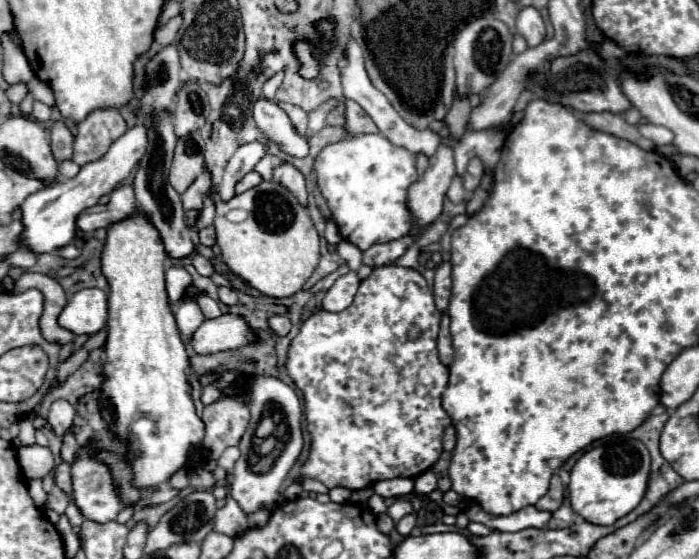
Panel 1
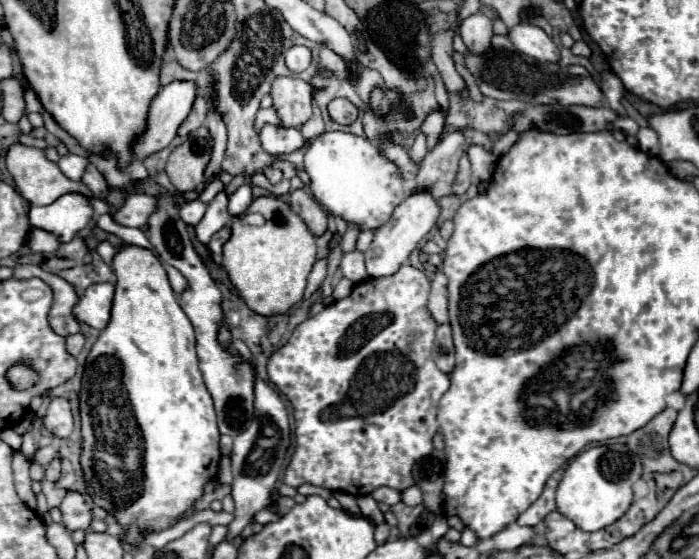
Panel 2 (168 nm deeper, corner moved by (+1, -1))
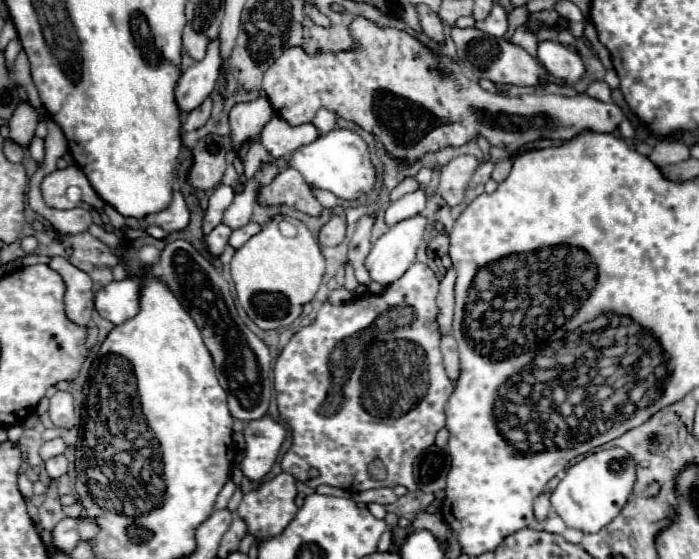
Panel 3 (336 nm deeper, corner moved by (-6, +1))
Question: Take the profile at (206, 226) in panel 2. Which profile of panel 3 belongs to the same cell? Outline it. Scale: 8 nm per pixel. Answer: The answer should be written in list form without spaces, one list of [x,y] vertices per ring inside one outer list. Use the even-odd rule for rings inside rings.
[[[219,223],[219,225],[205,237],[205,243],[207,243],[209,251],[211,251],[213,255],[221,255],[223,249],[225,249],[225,245],[227,245],[229,235],[231,235],[231,229],[229,229],[225,223]]]

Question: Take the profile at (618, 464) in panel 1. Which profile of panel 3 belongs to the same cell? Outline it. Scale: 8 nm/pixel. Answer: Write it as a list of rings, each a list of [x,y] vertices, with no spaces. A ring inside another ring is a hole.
[[[601,449],[583,457],[579,463],[567,469],[567,475],[551,493],[551,505],[569,527],[579,529],[583,533],[597,533],[621,513],[621,509],[631,497],[635,481],[637,463],[625,449]]]

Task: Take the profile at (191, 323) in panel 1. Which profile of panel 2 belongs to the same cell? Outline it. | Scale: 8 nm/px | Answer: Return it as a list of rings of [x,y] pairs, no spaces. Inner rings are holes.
[[[158,195],[158,211],[148,221],[148,239],[158,253],[160,261],[176,267],[188,281],[188,287],[178,295],[178,303],[192,321],[196,329],[196,351],[200,359],[200,371],[204,375],[206,387],[214,399],[214,407],[218,413],[218,427],[222,435],[238,435],[246,423],[252,419],[254,413],[254,381],[256,381],[256,369],[250,361],[240,357],[238,353],[232,353],[228,347],[224,347],[218,341],[218,331],[224,323],[222,313],[222,293],[216,287],[214,279],[210,277],[206,265],[196,255],[186,223],[178,215],[178,205],[172,197]]]

